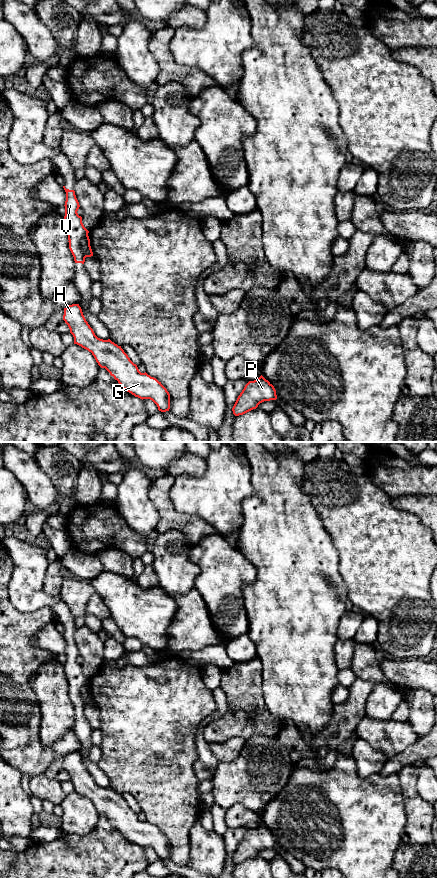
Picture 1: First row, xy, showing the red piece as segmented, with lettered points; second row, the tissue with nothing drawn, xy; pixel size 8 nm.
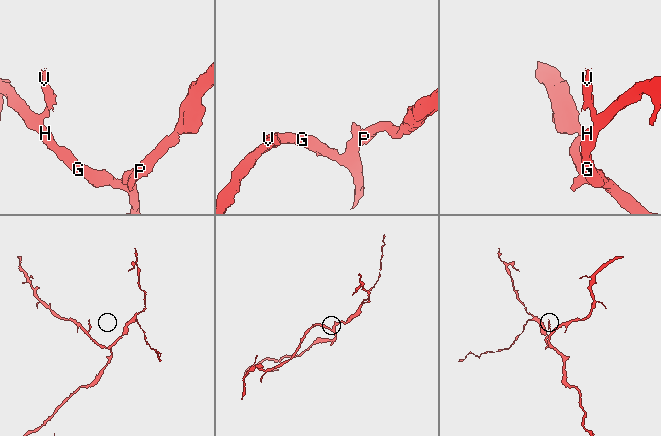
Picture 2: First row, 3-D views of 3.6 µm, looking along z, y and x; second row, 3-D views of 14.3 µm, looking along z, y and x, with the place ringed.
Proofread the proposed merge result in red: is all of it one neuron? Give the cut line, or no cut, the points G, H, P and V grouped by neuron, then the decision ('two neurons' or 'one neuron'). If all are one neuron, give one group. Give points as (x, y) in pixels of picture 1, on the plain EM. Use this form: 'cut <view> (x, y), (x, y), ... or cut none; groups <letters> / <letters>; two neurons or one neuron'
cut xy (87, 683), (82, 688), (80, 694), (84, 705); groups G H P / V; two neurons

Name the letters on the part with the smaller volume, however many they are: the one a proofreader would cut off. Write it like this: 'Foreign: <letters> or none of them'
Foreign: V

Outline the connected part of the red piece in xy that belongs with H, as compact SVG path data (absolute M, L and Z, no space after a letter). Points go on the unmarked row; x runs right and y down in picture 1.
M79 752L64 756L63 768L74 785L74 792L88 798L101 816L105 816L111 824L135 845L150 847L161 860L170 857L170 842L156 826L146 820L141 821L121 794L110 787L98 786L86 769Z

